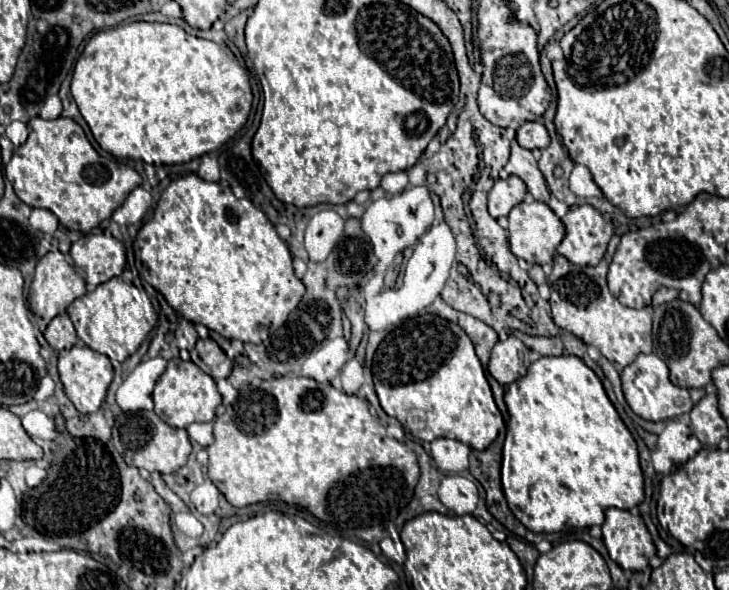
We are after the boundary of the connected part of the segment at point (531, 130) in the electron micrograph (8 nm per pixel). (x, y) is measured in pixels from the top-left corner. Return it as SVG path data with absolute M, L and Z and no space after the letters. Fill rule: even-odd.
M528 121L516 131L516 141L524 149L544 149L550 143L548 131L540 121Z

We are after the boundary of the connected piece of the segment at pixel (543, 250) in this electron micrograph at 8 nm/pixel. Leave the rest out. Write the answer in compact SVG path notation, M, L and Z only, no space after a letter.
M522 201L510 211L508 221L510 221L510 227L508 227L510 249L518 259L528 261L530 265L552 263L552 255L554 255L556 247L560 245L560 241L564 239L564 225L546 203L540 203L540 201L526 203L526 201Z

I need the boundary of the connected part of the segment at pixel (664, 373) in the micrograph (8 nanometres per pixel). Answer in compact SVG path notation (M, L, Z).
M650 353L650 355L638 355L628 367L622 369L620 373L620 379L622 379L622 391L624 391L624 397L630 405L630 409L640 415L642 419L646 421L666 421L666 419L674 419L678 415L684 415L684 413L690 413L692 409L692 401L690 401L690 395L688 395L688 389L684 387L676 387L670 383L668 379L668 369L666 369L666 363Z

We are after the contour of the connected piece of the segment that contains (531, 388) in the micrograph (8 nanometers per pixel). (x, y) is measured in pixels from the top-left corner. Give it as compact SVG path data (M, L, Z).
M574 355L540 357L520 381L506 387L504 401L510 419L502 449L502 489L510 511L526 529L554 533L565 527L602 525L604 509L632 509L644 499L636 441L606 397L600 379L582 359Z

